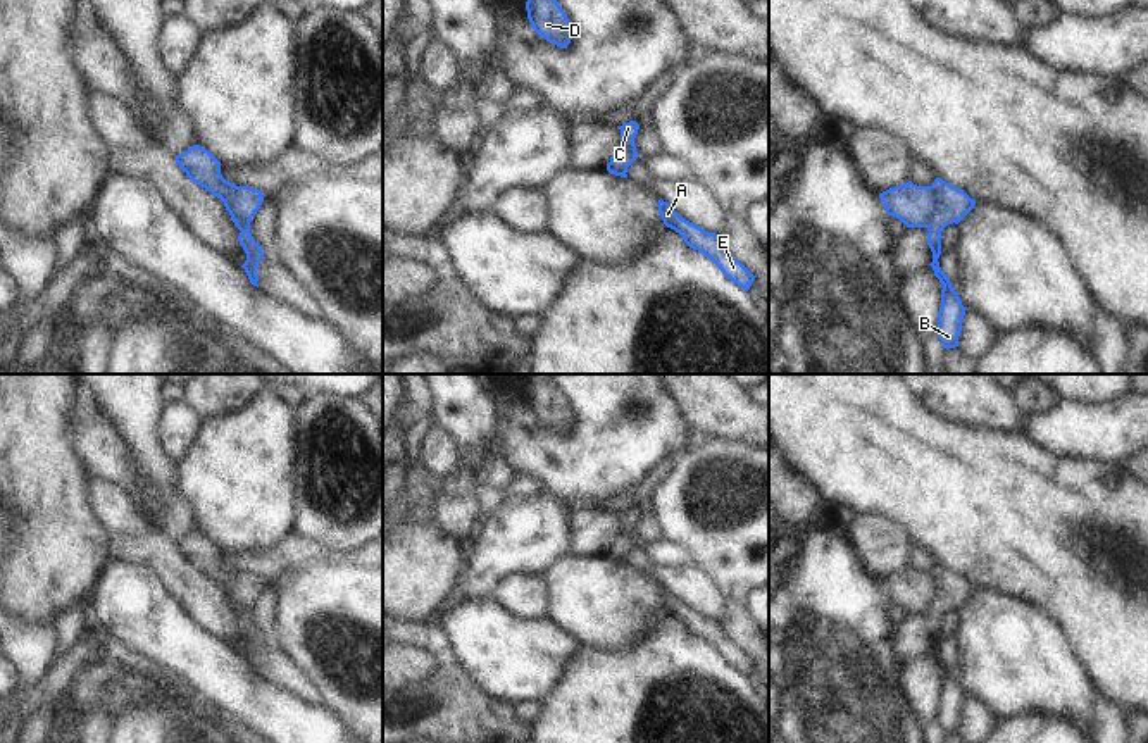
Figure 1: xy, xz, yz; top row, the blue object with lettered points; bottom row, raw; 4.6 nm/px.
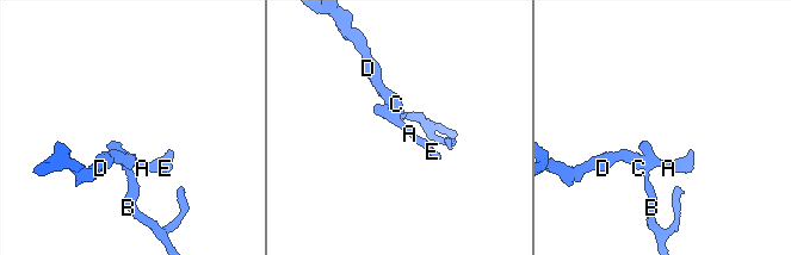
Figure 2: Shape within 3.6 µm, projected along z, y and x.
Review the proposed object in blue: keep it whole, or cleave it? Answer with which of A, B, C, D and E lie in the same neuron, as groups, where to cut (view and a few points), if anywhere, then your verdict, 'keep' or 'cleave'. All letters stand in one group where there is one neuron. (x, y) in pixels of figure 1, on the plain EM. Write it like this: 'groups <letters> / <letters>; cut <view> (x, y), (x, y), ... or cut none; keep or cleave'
groups A B E / C D; cut yz (931, 573), (935, 599), (926, 612); cleave

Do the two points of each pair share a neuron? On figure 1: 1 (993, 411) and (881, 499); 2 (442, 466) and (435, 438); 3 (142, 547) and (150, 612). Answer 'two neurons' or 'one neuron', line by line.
1: two neurons
2: one neuron
3: two neurons

